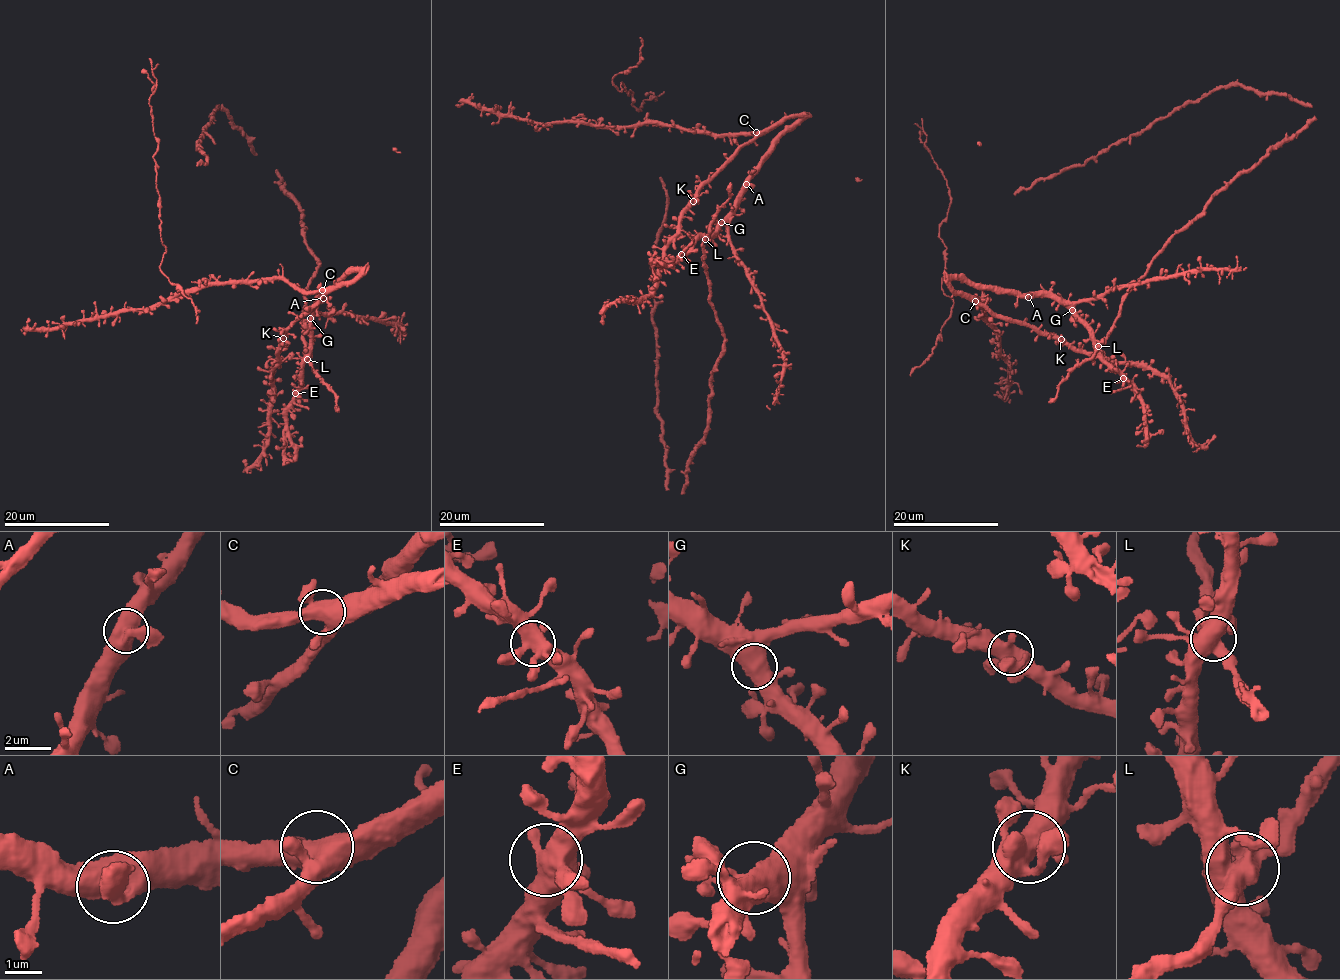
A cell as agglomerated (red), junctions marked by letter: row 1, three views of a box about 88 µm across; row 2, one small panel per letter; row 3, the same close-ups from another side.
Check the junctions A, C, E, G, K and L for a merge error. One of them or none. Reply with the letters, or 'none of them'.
L

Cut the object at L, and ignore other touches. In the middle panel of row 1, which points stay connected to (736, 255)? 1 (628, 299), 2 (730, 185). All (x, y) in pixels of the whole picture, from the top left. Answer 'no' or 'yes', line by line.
1: yes
2: no

